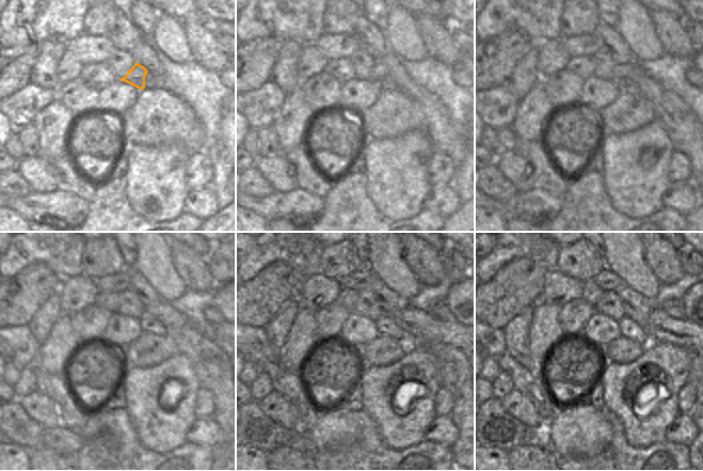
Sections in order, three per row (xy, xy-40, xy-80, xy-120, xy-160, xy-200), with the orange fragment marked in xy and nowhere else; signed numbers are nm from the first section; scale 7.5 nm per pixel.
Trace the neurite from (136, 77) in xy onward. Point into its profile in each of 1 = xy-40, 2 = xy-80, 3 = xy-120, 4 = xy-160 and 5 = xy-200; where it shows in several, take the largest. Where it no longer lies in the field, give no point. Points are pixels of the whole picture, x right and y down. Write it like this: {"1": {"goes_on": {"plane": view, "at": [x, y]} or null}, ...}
{"1": {"goes_on": {"plane": "xy-40", "at": [379, 72]}}, "2": {"goes_on": {"plane": "xy-80", "at": [630, 69]}}, "3": {"goes_on": {"plane": "xy-120", "at": [168, 316]}}, "4": {"goes_on": {"plane": "xy-160", "at": [419, 326]}}, "5": {"goes_on": {"plane": "xy-200", "at": [660, 327]}}}

